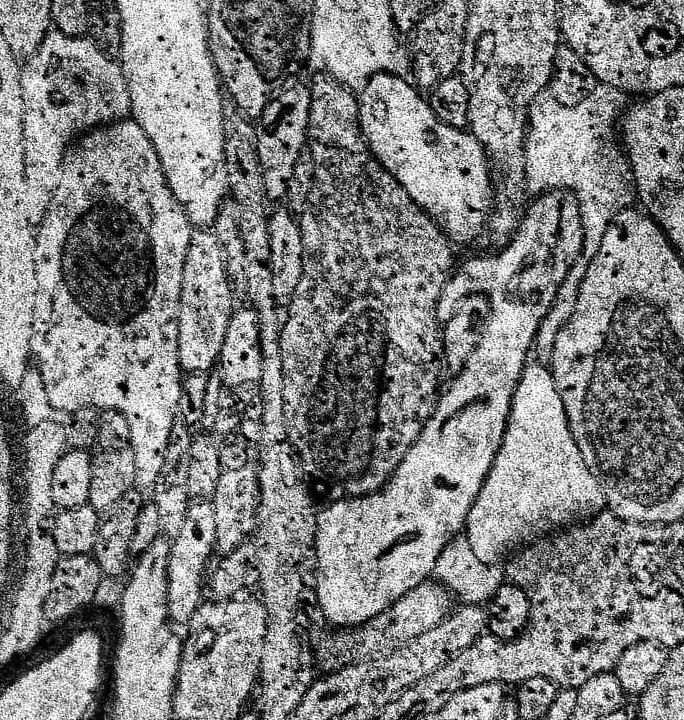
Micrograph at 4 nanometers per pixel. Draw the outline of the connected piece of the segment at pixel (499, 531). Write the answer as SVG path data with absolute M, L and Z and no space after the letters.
M532 362L525 368L520 379L520 389L516 391L516 398L512 403L512 417L508 420L508 430L504 435L504 442L500 447L500 452L496 455L496 462L468 515L466 538L474 545L475 552L489 562L500 562L503 556L508 556L511 552L518 551L519 548L525 547L524 549L527 549L529 546L545 539L549 534L567 530L577 524L586 524L596 516L601 516L609 507L608 496L604 493L604 488L600 485L599 478L592 473L593 465L590 460L590 465L588 465L588 460L584 457L584 452L580 449L580 444L576 441L575 434L572 433L572 424L568 421L568 408L564 405L564 400L566 400L565 393L561 392L560 385L556 382L553 369L547 363L544 364Z

